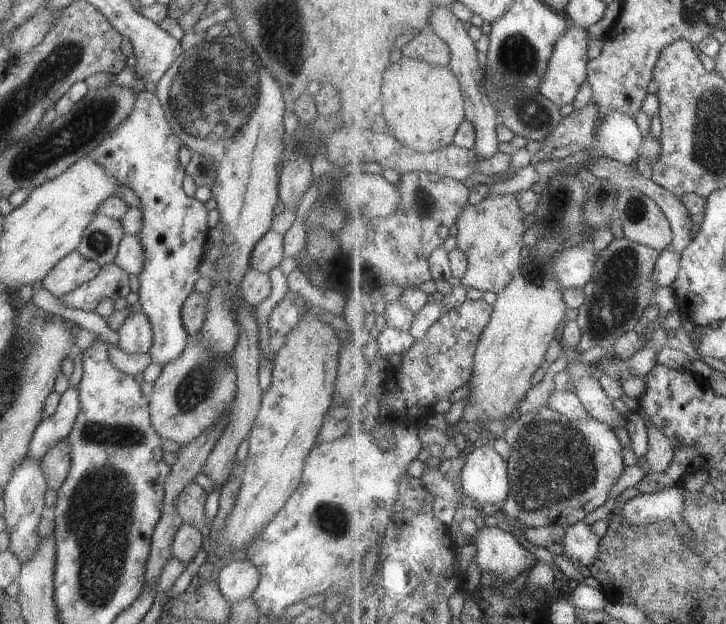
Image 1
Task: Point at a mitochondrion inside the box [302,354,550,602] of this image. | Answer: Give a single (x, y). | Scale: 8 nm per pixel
(334, 519)

